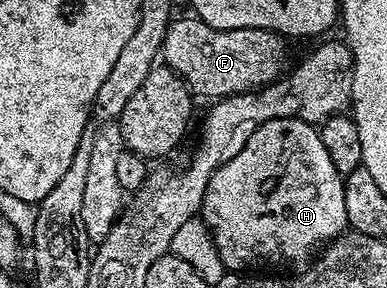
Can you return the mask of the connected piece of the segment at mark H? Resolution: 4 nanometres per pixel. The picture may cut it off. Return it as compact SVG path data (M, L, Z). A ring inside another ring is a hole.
M273 120L258 127L254 136L246 140L246 148L212 173L206 188L202 217L212 231L225 267L232 272L252 268L255 262L268 262L271 258L307 263L333 238L349 229L344 179L338 168L334 168L334 160L330 160L326 144L322 144L319 129L311 122L295 120Z

